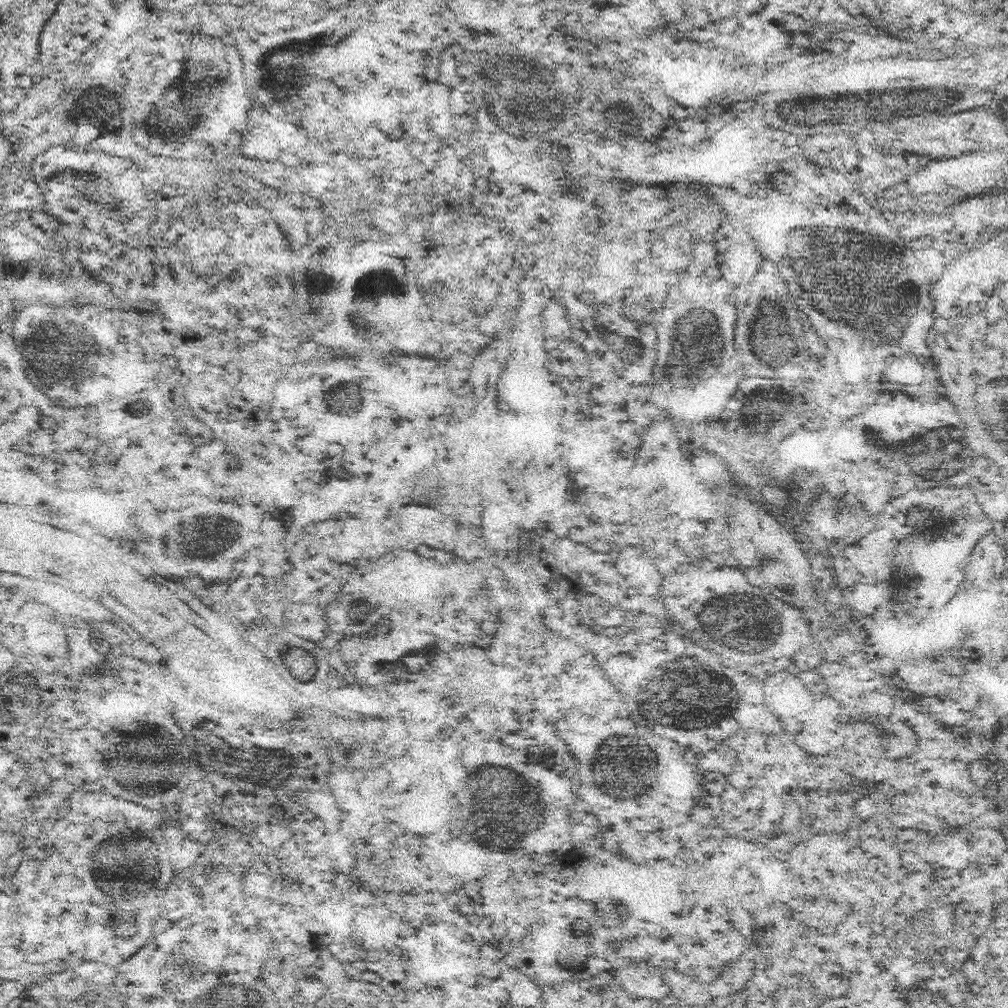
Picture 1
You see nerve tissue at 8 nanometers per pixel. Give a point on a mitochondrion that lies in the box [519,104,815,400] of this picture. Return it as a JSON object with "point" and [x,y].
{"point":[696,355]}

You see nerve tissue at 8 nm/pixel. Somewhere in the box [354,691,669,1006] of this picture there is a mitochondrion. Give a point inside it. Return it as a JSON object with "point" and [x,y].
{"point":[499,828]}

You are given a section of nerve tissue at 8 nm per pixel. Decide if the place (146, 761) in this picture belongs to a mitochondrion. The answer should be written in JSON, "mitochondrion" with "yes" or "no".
{"mitochondrion":"yes"}

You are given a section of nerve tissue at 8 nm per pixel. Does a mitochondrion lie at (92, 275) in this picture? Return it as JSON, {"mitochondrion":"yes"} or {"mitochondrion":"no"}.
{"mitochondrion":"no"}

